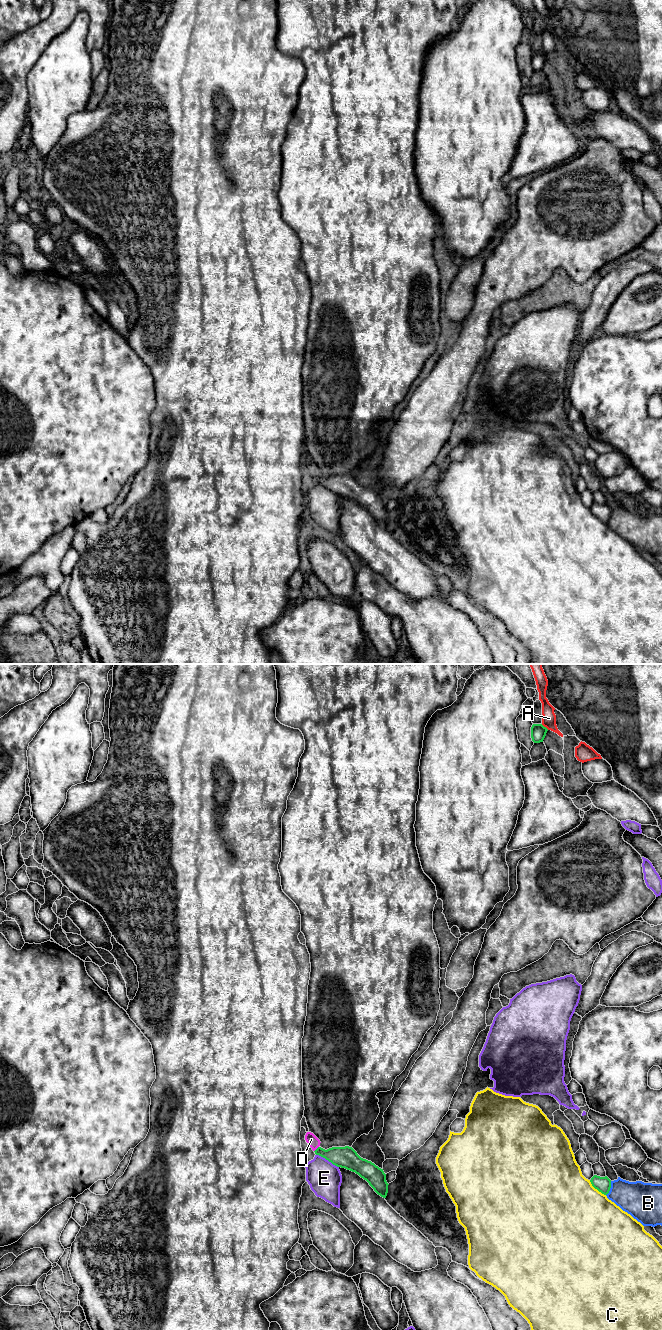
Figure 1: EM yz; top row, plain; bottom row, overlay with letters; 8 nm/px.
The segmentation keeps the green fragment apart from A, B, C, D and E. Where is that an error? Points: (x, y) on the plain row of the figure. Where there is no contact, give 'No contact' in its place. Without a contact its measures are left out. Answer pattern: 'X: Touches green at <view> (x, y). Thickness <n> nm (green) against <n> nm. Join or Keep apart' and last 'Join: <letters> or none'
A: Touches green at yz (545, 55). Thickness 130 nm (green) against 110 nm. Keep apart
B: Touches green at yz (610, 515). Thickness 130 nm (green) against 280 nm. Keep apart
C: Touches green at yz (596, 516). Thickness 130 nm (green) against 480 nm. Keep apart
D: Touches green at yz (316, 477). Thickness 180 nm (green) against 90 nm. Join
E: Touches green at yz (327, 487). Thickness 180 nm (green) against 260 nm. Keep apart
Join: D

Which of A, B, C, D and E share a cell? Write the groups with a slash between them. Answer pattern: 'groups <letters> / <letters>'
groups A / B / C / D / E

